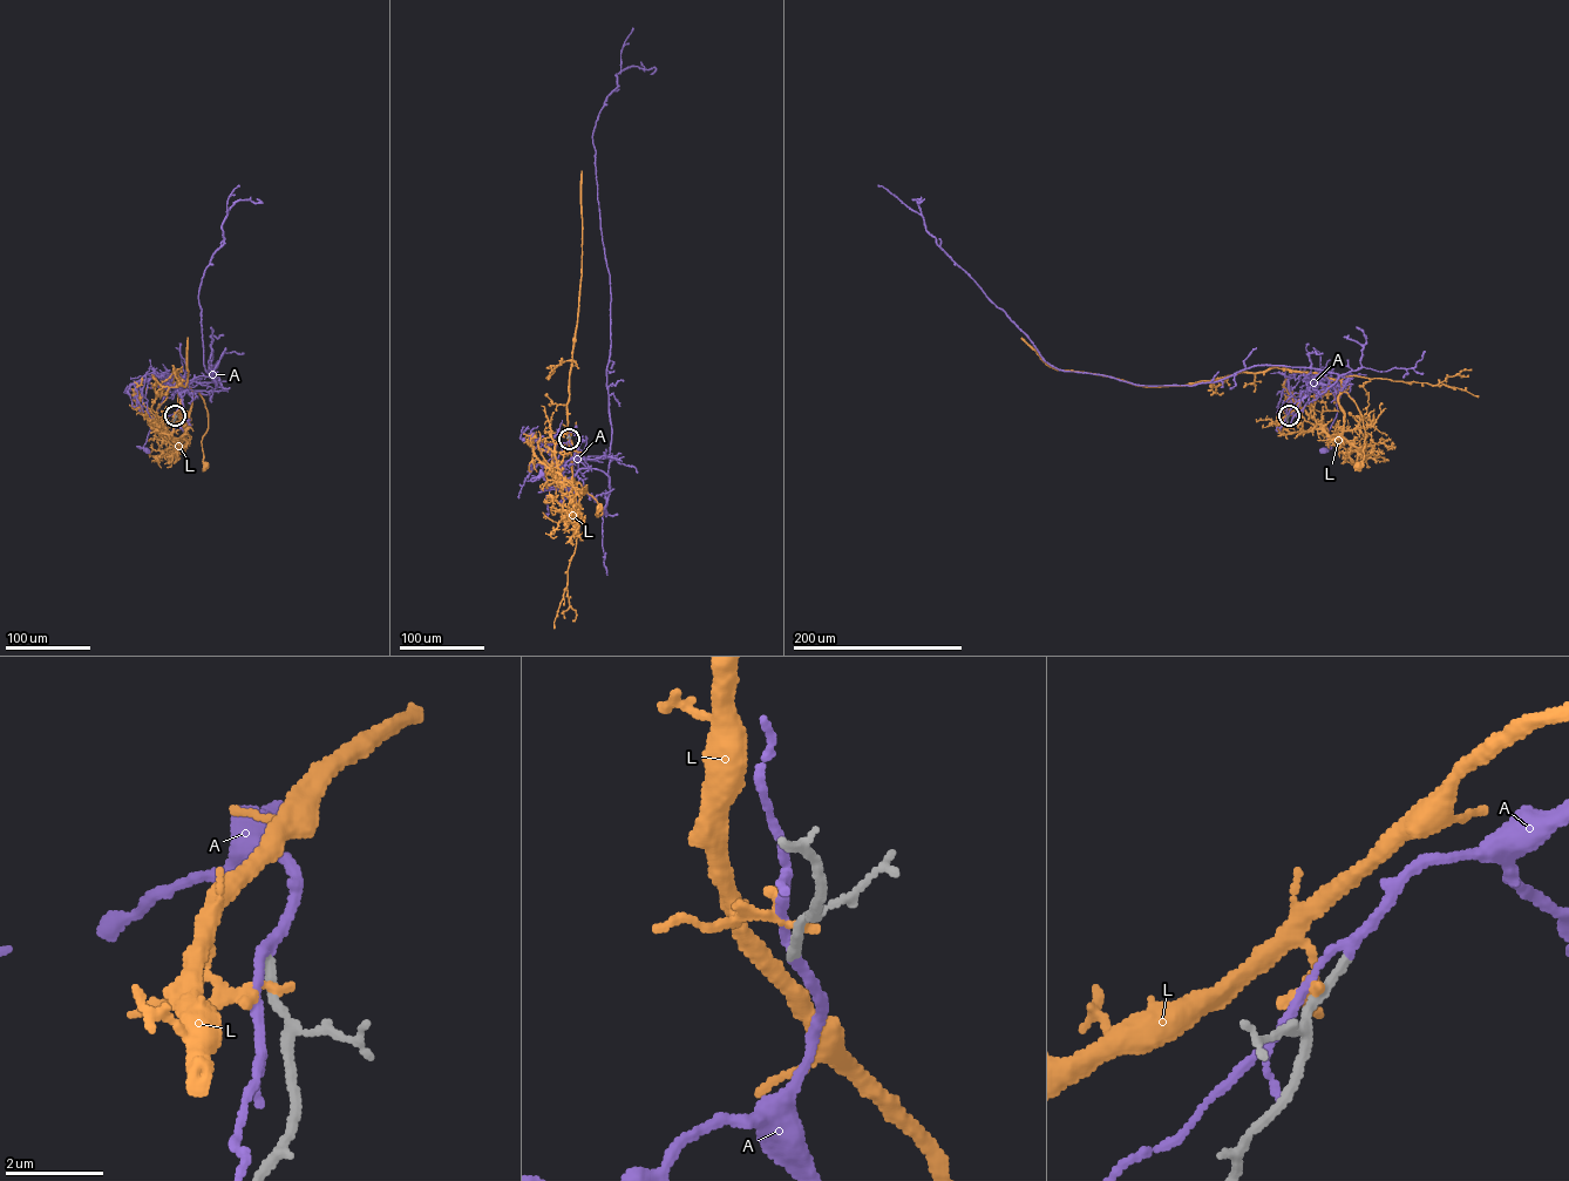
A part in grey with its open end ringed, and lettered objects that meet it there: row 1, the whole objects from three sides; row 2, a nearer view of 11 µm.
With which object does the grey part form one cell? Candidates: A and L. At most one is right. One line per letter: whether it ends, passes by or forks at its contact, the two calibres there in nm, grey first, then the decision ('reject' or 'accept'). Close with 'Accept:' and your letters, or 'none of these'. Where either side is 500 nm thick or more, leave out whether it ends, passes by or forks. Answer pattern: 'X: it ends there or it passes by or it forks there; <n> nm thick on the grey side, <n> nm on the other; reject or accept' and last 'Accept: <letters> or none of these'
A: it passes by; 180 nm thick on the grey side, 190 nm on the other; accept
L: it passes by; 190 nm thick on the grey side, 140 nm on the other; reject
Accept: A

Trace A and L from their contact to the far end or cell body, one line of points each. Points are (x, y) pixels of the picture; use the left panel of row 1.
A: (175, 415), (181, 395), (169, 384), (145, 443), (141, 448), (136, 446), (147, 452)
L: (175, 415), (172, 432), (161, 432), (178, 438), (198, 392), (208, 419), (201, 441), (205, 466)

